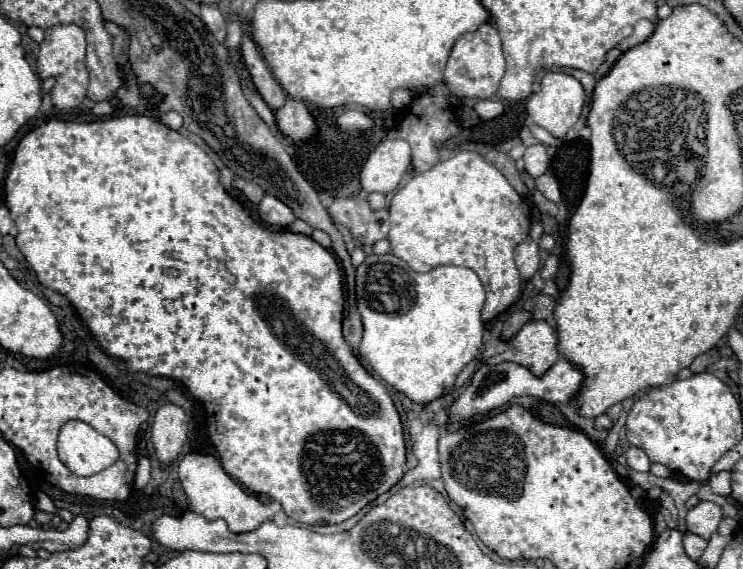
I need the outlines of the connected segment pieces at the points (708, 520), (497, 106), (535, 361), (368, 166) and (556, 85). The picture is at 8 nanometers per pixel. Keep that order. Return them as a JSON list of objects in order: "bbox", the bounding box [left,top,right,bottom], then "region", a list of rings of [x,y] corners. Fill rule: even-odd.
[{"bbox":[687,501,723,541],"region":[[[701,501],[695,507],[691,507],[687,513],[687,531],[709,541],[709,537],[717,531],[721,517],[723,517],[723,511],[717,503]]]},{"bbox":[475,99,503,121],"region":[[[485,99],[485,101],[479,101],[475,105],[475,111],[477,111],[477,115],[481,119],[489,121],[489,119],[495,119],[495,117],[499,117],[503,113],[503,103],[497,101],[497,99]]]},{"bbox":[485,321,557,375],"region":[[[529,321],[509,341],[509,349],[505,353],[491,357],[485,363],[515,361],[529,367],[535,375],[543,375],[557,359],[555,331],[545,321]]]},{"bbox":[361,139,411,193],"region":[[[385,139],[367,157],[361,169],[361,187],[371,193],[391,193],[411,163],[411,147],[403,139]]]},{"bbox":[527,73,585,137],"region":[[[547,73],[541,81],[541,91],[533,93],[527,101],[527,115],[543,129],[547,129],[553,137],[565,137],[565,133],[577,123],[583,109],[585,93],[581,83],[565,73]]]}]

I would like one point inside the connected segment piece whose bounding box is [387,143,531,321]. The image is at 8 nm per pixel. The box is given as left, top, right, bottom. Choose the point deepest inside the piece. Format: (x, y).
(462, 211)

